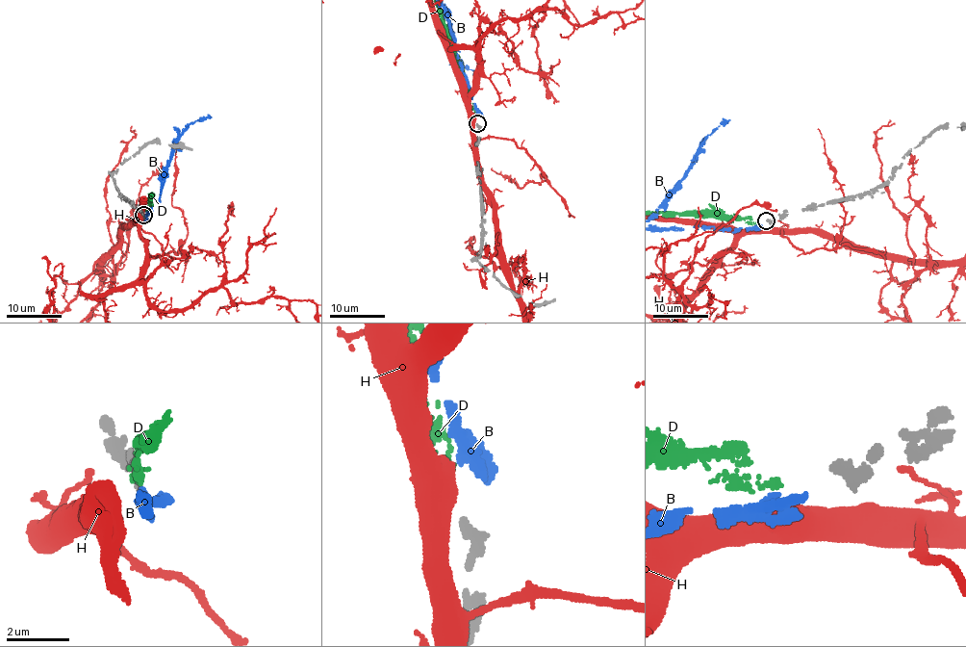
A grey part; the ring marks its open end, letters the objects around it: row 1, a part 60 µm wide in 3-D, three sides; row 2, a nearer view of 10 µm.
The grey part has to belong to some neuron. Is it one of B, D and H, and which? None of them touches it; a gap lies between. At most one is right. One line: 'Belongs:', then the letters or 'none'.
Belongs: B

